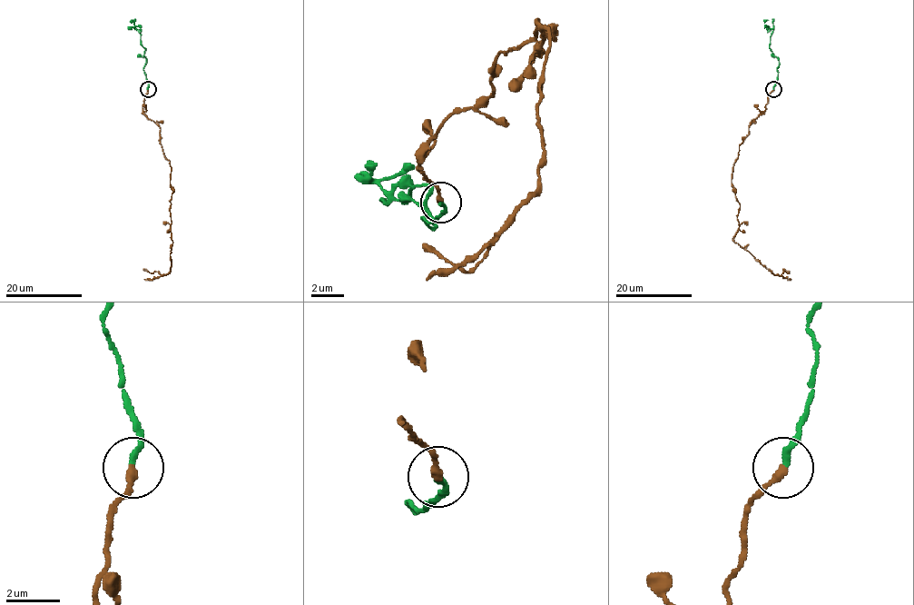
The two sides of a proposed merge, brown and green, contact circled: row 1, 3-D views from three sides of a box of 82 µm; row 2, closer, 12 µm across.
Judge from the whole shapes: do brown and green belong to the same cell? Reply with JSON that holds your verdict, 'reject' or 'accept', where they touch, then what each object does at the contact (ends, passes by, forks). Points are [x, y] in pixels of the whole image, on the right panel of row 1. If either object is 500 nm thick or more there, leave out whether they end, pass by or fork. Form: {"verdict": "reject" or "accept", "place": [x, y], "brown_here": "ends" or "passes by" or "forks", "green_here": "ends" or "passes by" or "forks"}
{"verdict": "accept", "place": [773, 89], "brown_here": "ends", "green_here": "ends"}

